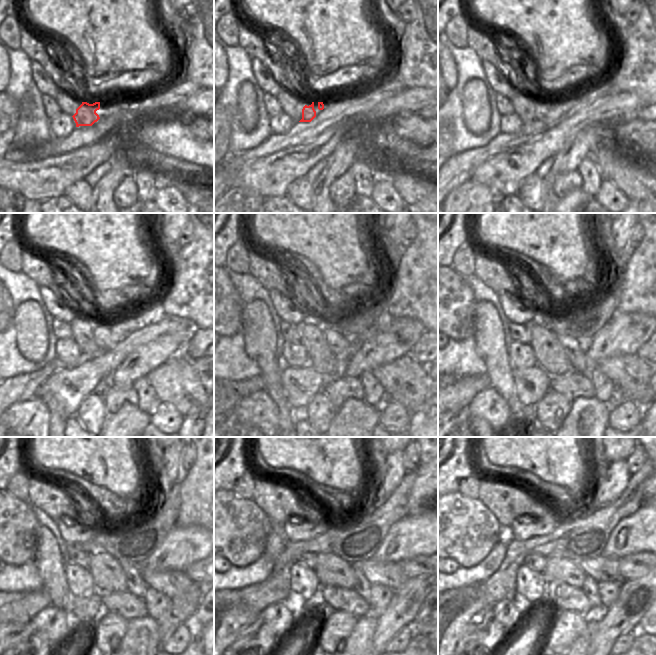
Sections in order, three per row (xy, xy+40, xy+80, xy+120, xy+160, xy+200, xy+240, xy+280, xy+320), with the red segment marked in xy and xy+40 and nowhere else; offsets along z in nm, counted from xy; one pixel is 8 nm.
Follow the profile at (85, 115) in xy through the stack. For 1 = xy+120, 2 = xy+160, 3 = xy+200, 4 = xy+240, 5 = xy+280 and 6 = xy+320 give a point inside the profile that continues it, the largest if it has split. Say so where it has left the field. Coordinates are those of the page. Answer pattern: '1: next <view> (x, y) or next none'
1: next xy+120 (102, 330)
2: next xy+160 (342, 347)
3: next xy+200 (576, 349)
4: next xy+240 (135, 584)
5: next xy+280 (362, 586)
6: next xy+320 (590, 586)

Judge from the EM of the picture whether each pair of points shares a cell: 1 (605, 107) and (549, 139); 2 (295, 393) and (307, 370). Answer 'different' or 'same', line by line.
1: same
2: same

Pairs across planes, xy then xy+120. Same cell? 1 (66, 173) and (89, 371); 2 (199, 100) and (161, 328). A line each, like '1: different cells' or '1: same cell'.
1: same cell
2: same cell

